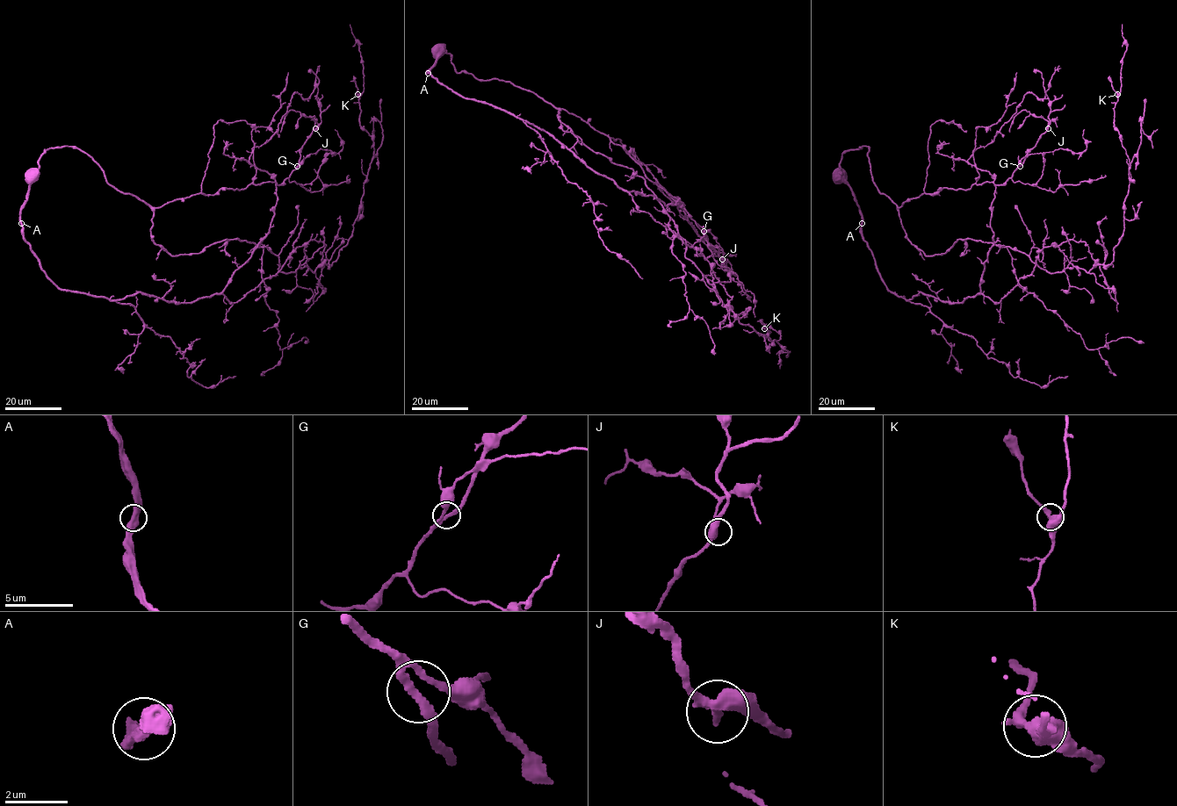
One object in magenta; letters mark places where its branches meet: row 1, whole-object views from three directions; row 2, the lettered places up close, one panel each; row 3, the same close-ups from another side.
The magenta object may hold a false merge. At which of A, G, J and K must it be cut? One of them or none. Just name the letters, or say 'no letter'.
no letter

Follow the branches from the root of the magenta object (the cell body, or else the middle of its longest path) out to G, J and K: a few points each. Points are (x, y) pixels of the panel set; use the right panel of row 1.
G: (841, 176), (841, 155), (867, 146), (872, 181), (899, 207), (944, 188), (1002, 184), (1020, 166)
J: (841, 176), (841, 155), (867, 146), (872, 181), (898, 207), (944, 188), (1002, 184), (1048, 128)
K: (841, 176), (867, 146), (927, 255), (971, 238), (1088, 272), (1122, 234), (1117, 94)

